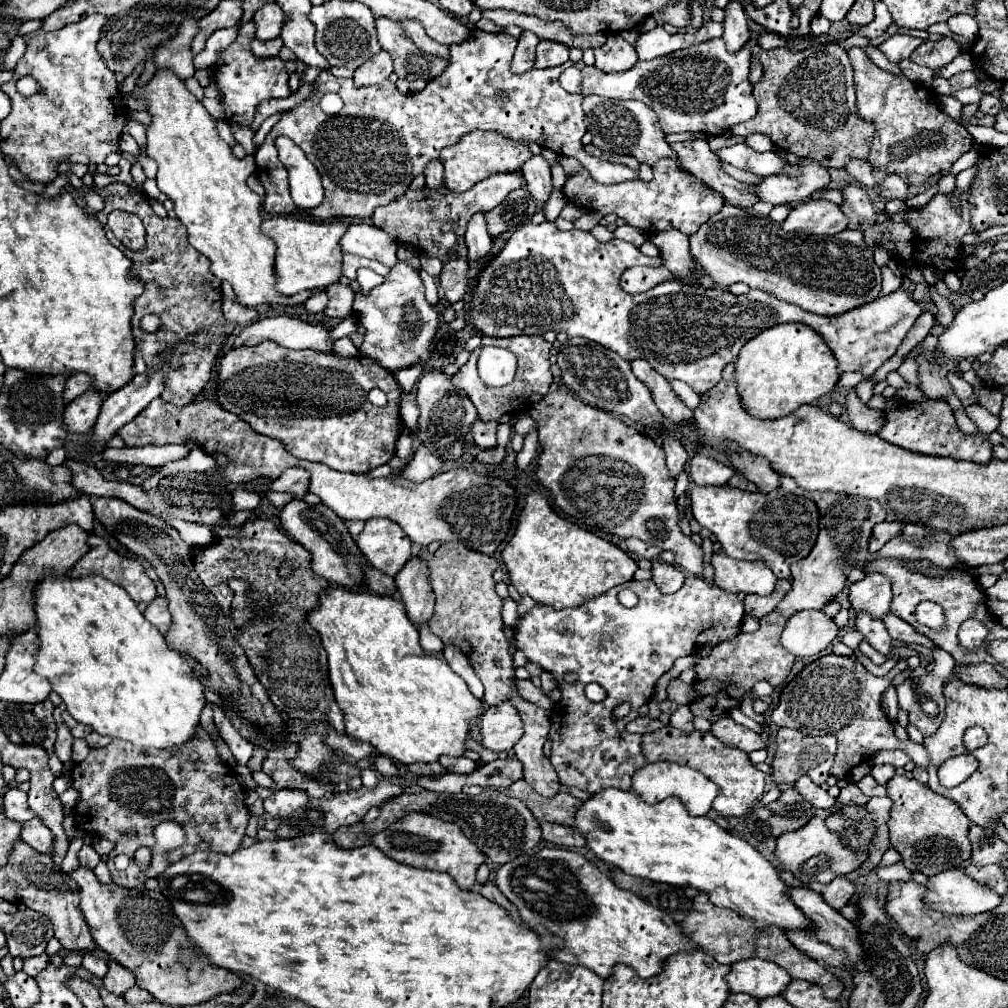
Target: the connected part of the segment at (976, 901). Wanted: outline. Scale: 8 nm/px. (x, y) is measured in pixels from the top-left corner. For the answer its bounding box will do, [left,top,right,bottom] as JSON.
[925,869,1001,915]

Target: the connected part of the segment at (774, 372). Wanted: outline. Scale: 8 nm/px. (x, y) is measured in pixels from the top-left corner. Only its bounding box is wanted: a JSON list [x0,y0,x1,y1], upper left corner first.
[735,323,839,419]

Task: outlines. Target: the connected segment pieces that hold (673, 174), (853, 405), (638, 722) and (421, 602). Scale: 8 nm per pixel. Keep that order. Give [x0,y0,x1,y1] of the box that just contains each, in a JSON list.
[[563,159,725,235],[847,389,885,433],[627,717,663,735],[395,557,435,627]]

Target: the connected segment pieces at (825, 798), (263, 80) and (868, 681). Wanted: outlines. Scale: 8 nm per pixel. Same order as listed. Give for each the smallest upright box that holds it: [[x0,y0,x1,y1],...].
[[795,775,835,809],[213,21,289,125],[771,653,929,779]]

